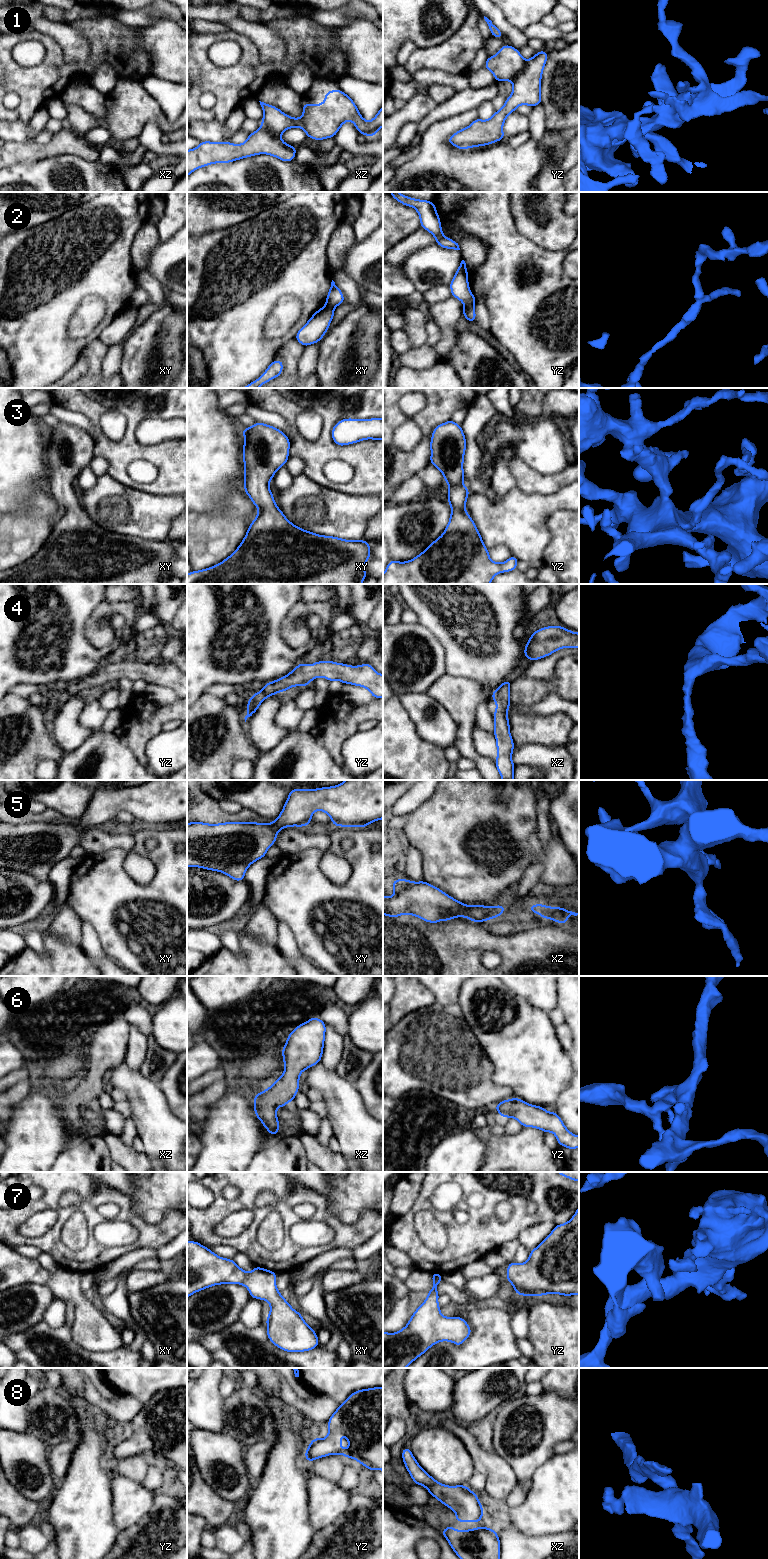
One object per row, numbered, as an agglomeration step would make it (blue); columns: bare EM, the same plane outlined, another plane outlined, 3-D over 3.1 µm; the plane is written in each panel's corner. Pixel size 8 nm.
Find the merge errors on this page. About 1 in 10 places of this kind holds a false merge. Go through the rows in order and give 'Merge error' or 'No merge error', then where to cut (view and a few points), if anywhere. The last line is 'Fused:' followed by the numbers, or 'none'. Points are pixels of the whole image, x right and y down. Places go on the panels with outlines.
1: No merge error. No split
2: Merge error. Split along yz (473, 305), (464, 307)
3: No merge error. No split
4: No merge error. No split
5: No merge error. No split
6: No merge error. No split
7: No merge error. No split
8: No merge error. No split
Fused: 2

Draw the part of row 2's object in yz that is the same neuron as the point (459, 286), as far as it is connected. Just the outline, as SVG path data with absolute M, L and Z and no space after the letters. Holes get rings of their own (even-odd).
M464 260L461 261L449 286L452 297L459 299L464 307L474 306L476 298L469 289L468 271Z

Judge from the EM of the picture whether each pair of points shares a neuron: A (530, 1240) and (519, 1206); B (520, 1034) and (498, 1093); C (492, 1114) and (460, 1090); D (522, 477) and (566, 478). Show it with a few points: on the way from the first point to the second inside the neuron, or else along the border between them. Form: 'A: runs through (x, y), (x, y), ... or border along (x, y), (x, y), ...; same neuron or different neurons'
A: border along (548, 1220), (525, 1228), (517, 1237); different neurons
B: border along (492, 1064), (492, 1081), (507, 1085), (513, 1097); different neurons
C: border along (494, 1107), (485, 1110); different neurons
D: runs through (533, 481), (555, 481); same neuron

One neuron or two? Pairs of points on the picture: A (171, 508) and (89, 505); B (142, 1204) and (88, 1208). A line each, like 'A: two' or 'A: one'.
A: one
B: two

